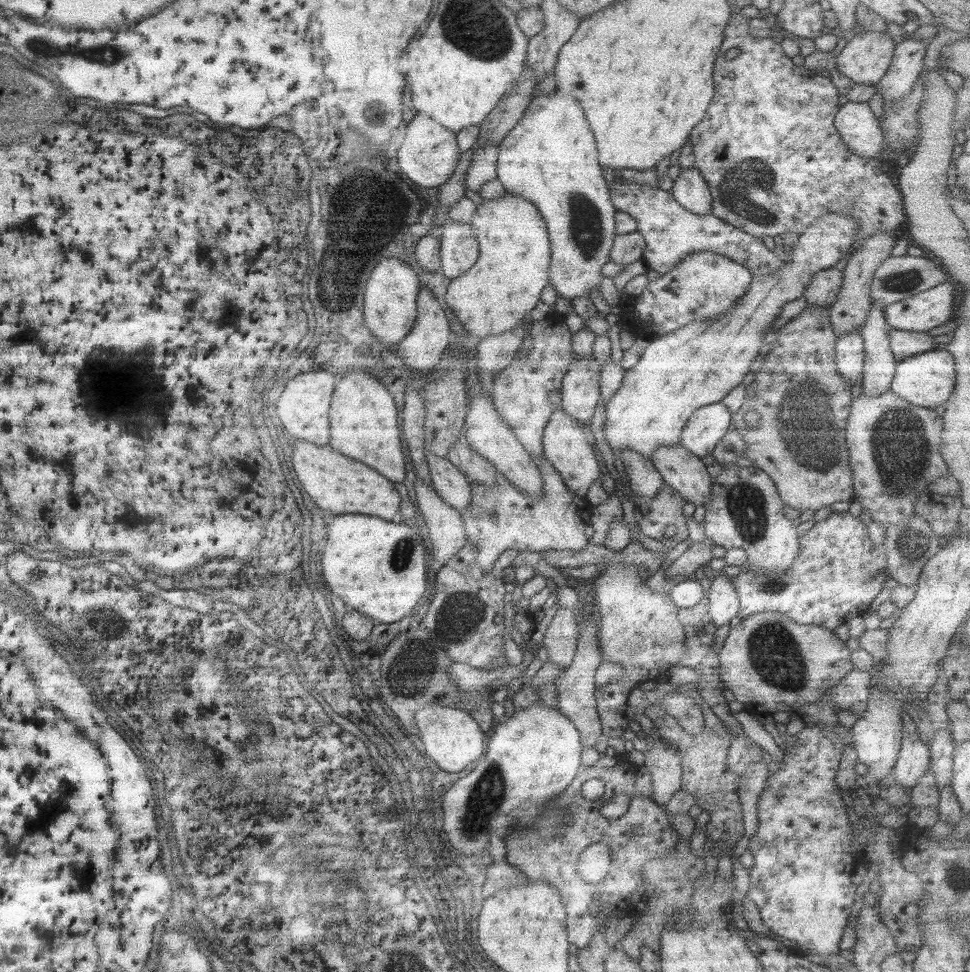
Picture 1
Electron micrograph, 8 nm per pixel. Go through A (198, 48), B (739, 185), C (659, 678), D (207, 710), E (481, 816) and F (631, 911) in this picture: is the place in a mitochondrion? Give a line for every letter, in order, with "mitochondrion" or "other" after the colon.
A: other
B: mitochondrion
C: other
D: other
E: mitochondrion
F: other

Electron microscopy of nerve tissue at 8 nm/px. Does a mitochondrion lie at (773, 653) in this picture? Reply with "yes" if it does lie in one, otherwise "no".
yes

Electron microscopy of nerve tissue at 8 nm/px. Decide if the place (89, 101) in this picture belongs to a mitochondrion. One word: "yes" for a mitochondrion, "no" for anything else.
no

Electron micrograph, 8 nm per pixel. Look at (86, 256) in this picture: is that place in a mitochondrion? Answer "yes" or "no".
no

